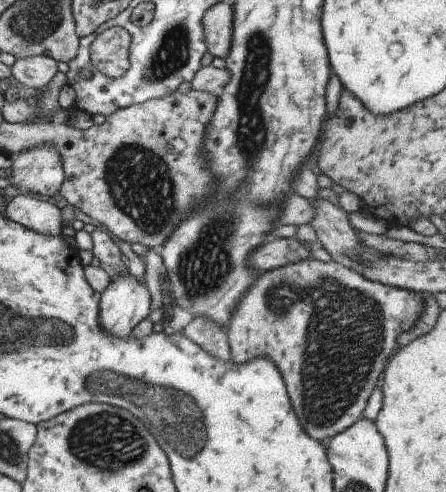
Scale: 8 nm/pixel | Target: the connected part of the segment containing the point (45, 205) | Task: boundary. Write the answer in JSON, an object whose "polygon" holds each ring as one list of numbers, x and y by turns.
{"polygon":[[16,195,5,205,5,214,9,220,34,233,46,237,57,237,61,234,61,214,49,202,29,195]]}

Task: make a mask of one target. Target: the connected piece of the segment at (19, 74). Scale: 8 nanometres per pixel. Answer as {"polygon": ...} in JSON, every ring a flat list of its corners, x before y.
{"polygon":[[43,55,14,59,9,67,11,76,23,87,41,89,57,72,55,61]]}

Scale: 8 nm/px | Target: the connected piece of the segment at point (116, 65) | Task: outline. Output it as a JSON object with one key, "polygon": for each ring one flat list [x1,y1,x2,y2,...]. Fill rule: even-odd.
{"polygon":[[121,27,100,32,89,45,91,64,108,77,118,77,128,66,129,33]]}

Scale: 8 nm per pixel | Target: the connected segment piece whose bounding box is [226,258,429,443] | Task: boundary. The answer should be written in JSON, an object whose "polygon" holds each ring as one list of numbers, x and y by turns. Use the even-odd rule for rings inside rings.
{"polygon":[[309,258,292,265,266,271,265,273,258,274,256,281,248,288,244,296,240,298,228,322,226,337,228,338,230,360,238,365,256,358,264,358,271,361,279,371,283,382,285,382,285,388,287,388,287,394,289,394,289,402,291,402,291,406,295,410,295,416,297,416,301,428,305,428,305,434,309,434,309,438,313,438,313,440,317,440,319,443,326,443,332,436,349,428,353,422,361,418,369,395,376,385,379,384,381,374,389,358,391,358,397,348,396,342,398,337,401,333,411,330,416,325,424,309,425,296,429,296,429,294,414,293,413,291,366,279,354,269,333,261,322,263]]}

